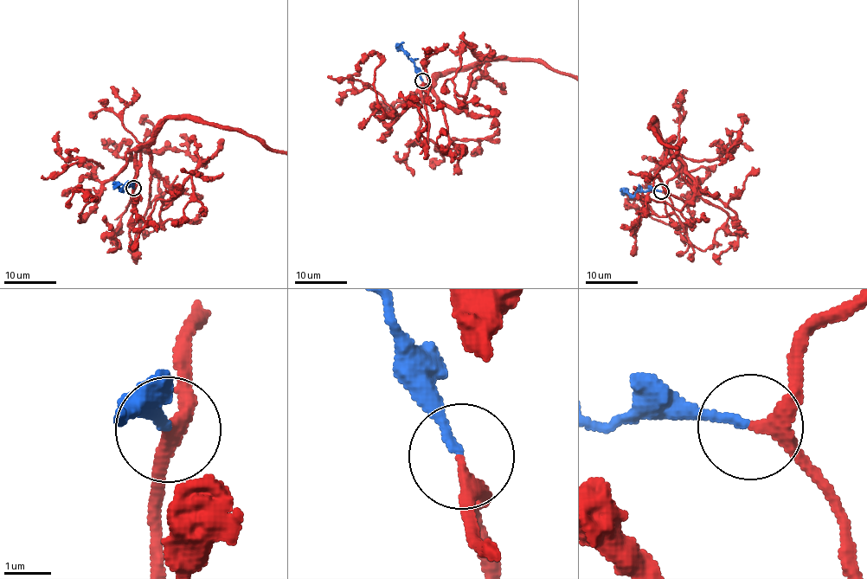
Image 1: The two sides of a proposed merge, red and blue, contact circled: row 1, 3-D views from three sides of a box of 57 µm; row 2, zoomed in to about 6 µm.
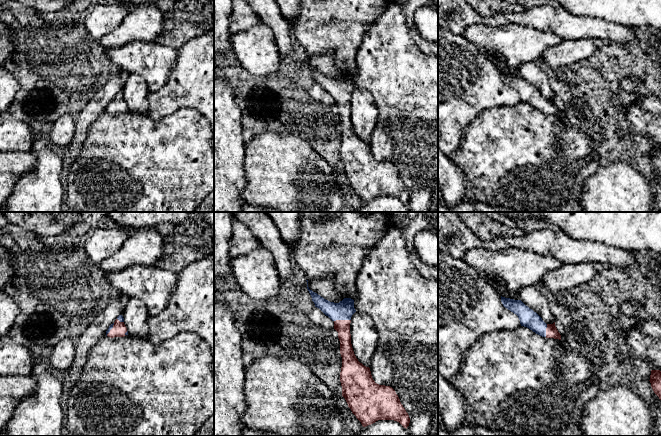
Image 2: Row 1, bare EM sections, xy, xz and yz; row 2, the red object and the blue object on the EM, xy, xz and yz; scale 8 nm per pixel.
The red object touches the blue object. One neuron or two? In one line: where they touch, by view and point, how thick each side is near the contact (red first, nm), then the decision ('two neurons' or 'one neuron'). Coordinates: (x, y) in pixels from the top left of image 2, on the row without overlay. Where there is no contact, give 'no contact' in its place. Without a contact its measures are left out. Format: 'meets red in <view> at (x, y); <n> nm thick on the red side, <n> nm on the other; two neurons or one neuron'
meets red in xz at (342, 96); 110 nm thick on the red side, 150 nm on the other; one neuron

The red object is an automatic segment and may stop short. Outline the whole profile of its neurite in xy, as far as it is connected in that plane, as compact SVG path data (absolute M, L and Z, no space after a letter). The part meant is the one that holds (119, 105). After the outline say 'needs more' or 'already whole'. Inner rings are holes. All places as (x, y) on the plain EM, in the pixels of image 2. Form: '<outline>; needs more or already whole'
M119 91L115 98L111 100L106 107L106 112L110 114L114 113L124 113L128 111L127 104L124 100L124 94L122 91Z; needs more

